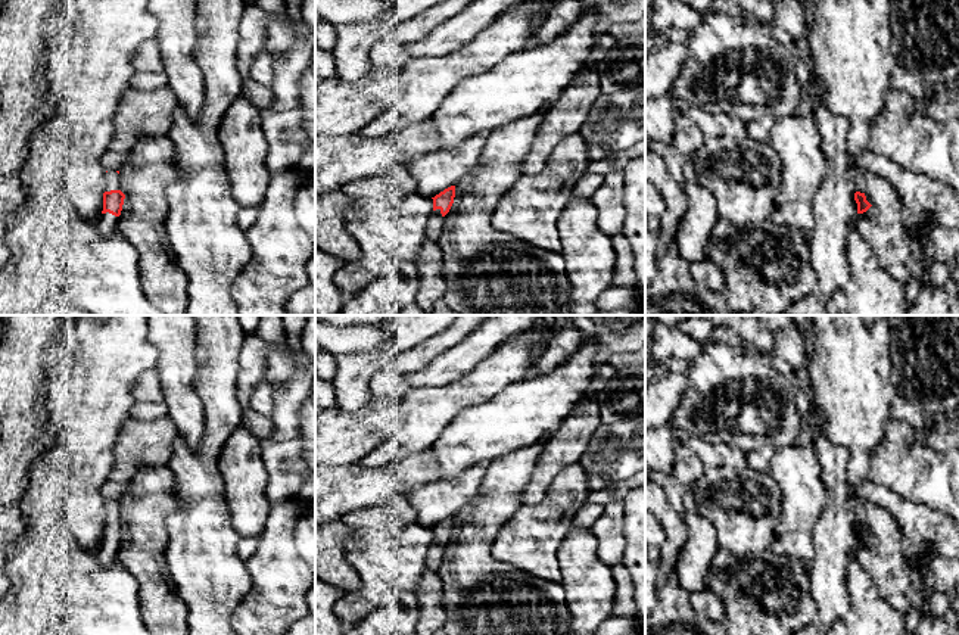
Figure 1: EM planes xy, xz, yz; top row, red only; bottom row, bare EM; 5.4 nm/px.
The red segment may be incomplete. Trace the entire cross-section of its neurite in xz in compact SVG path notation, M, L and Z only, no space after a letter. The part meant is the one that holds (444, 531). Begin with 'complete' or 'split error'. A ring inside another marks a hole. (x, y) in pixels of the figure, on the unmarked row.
split error; M455 516L436 525L433 529L433 544L429 547L426 567L438 570L443 557L443 547L449 542L455 527Z

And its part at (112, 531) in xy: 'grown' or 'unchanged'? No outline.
grown

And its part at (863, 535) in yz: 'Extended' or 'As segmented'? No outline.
Extended

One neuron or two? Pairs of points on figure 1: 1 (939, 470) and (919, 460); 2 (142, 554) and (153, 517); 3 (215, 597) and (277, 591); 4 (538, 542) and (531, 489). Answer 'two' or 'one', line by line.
1: one
2: one
3: two
4: two

